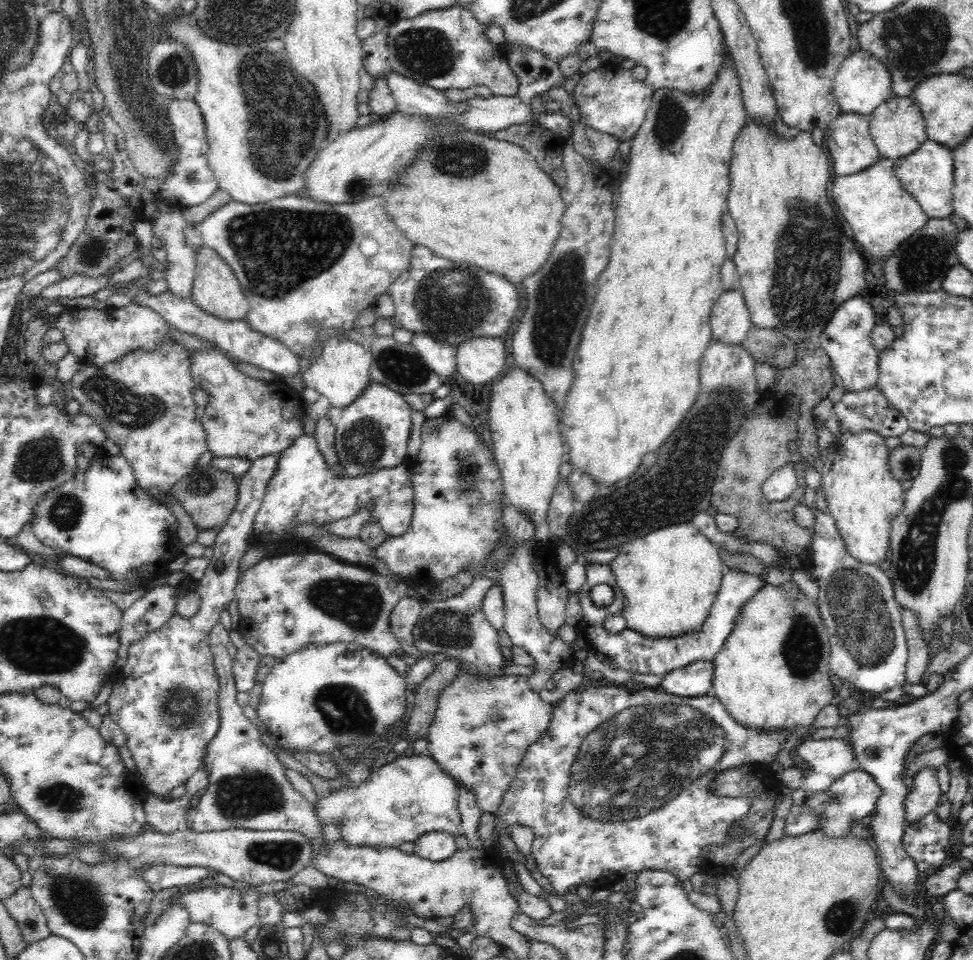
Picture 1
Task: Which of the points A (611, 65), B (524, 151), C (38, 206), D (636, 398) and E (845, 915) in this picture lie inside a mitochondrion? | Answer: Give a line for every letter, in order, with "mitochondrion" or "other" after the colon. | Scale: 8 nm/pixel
A: other
B: other
C: mitochondrion
D: other
E: mitochondrion

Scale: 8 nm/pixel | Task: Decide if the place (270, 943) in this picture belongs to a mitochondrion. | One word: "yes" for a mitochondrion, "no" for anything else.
yes

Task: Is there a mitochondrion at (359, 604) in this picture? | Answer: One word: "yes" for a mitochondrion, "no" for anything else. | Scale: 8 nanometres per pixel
yes

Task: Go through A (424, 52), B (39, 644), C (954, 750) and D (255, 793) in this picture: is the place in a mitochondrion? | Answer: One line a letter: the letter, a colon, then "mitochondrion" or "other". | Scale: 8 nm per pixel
A: mitochondrion
B: mitochondrion
C: other
D: mitochondrion

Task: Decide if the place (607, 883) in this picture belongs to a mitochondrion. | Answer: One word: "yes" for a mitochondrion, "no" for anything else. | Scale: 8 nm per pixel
no

